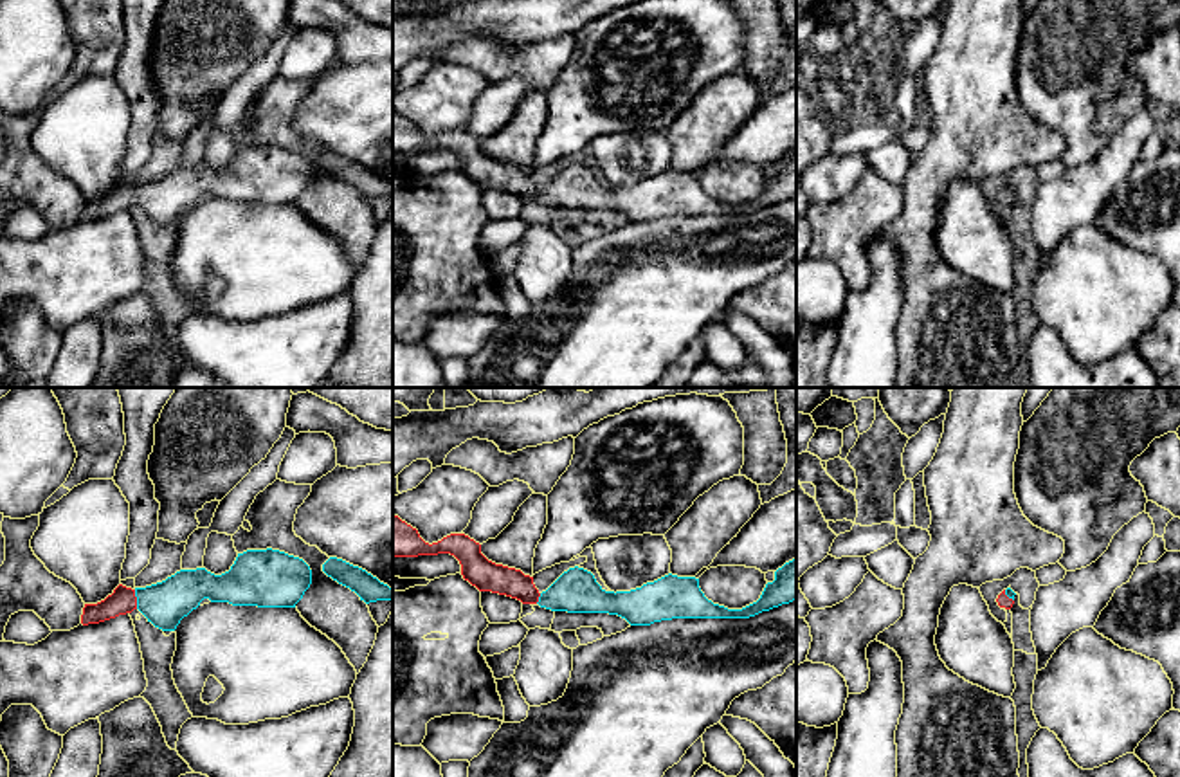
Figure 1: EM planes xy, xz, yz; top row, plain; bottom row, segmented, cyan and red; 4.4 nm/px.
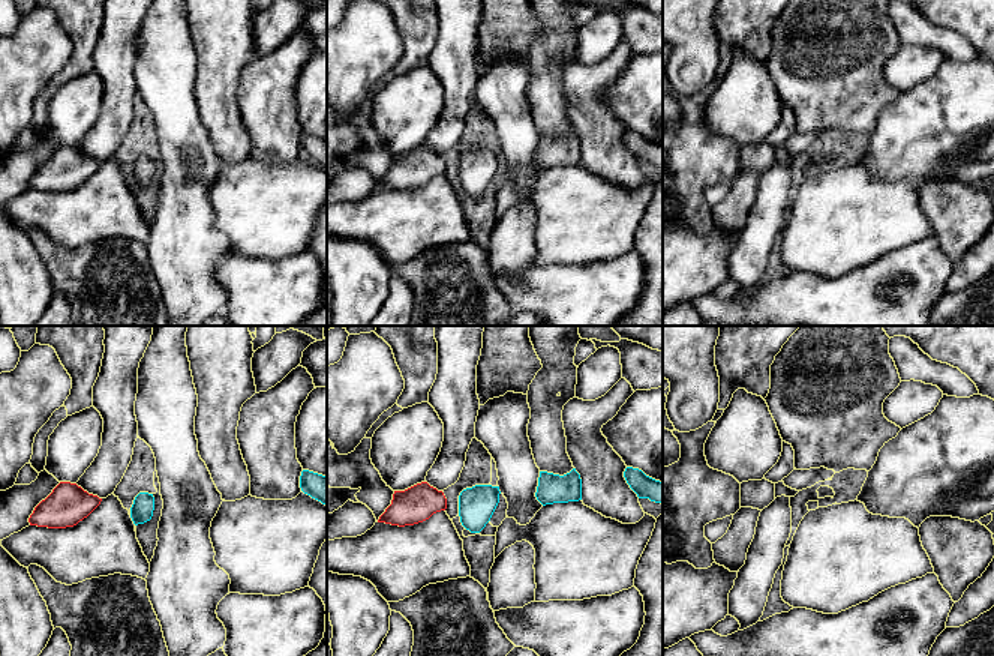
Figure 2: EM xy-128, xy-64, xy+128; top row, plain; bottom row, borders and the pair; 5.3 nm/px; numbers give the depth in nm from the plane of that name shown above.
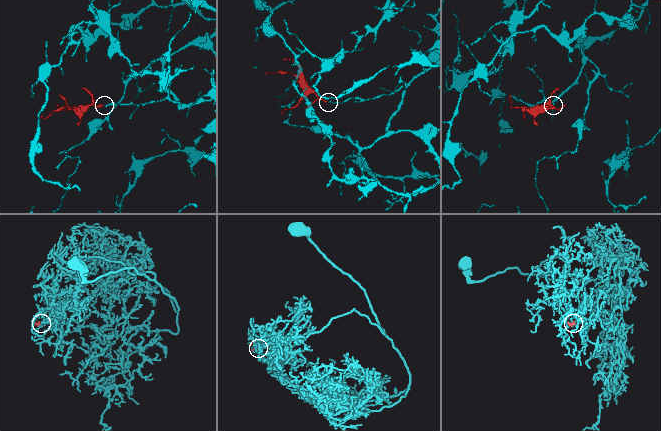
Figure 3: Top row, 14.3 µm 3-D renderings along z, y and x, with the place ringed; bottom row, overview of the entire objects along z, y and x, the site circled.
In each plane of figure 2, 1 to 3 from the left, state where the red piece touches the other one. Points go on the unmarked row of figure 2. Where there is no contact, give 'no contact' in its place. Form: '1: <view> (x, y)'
1: no contact
2: no contact
3: no contact

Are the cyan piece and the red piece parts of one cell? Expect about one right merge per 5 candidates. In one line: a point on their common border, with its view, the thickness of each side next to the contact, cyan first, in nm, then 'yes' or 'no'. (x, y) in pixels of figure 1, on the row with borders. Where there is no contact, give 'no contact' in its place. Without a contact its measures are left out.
xy (137, 599) | 200/120 nm | yes

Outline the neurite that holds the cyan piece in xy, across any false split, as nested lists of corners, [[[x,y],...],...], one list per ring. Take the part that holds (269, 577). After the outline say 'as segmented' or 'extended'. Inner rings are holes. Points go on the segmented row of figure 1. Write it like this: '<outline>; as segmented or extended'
[[[272,548],[247,550],[222,575],[196,568],[146,588],[119,584],[104,600],[85,604],[81,624],[99,624],[139,609],[155,627],[175,631],[204,599],[232,606],[295,608],[310,584],[312,570],[303,559]]]; extended

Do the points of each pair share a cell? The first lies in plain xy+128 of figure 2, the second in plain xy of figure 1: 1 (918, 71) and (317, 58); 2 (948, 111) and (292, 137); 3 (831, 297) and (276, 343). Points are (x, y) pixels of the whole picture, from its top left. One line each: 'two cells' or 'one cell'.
1: one cell
2: two cells
3: one cell

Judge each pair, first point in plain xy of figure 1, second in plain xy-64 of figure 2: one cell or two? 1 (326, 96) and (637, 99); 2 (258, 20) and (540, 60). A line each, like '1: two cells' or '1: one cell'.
1: one cell
2: two cells

